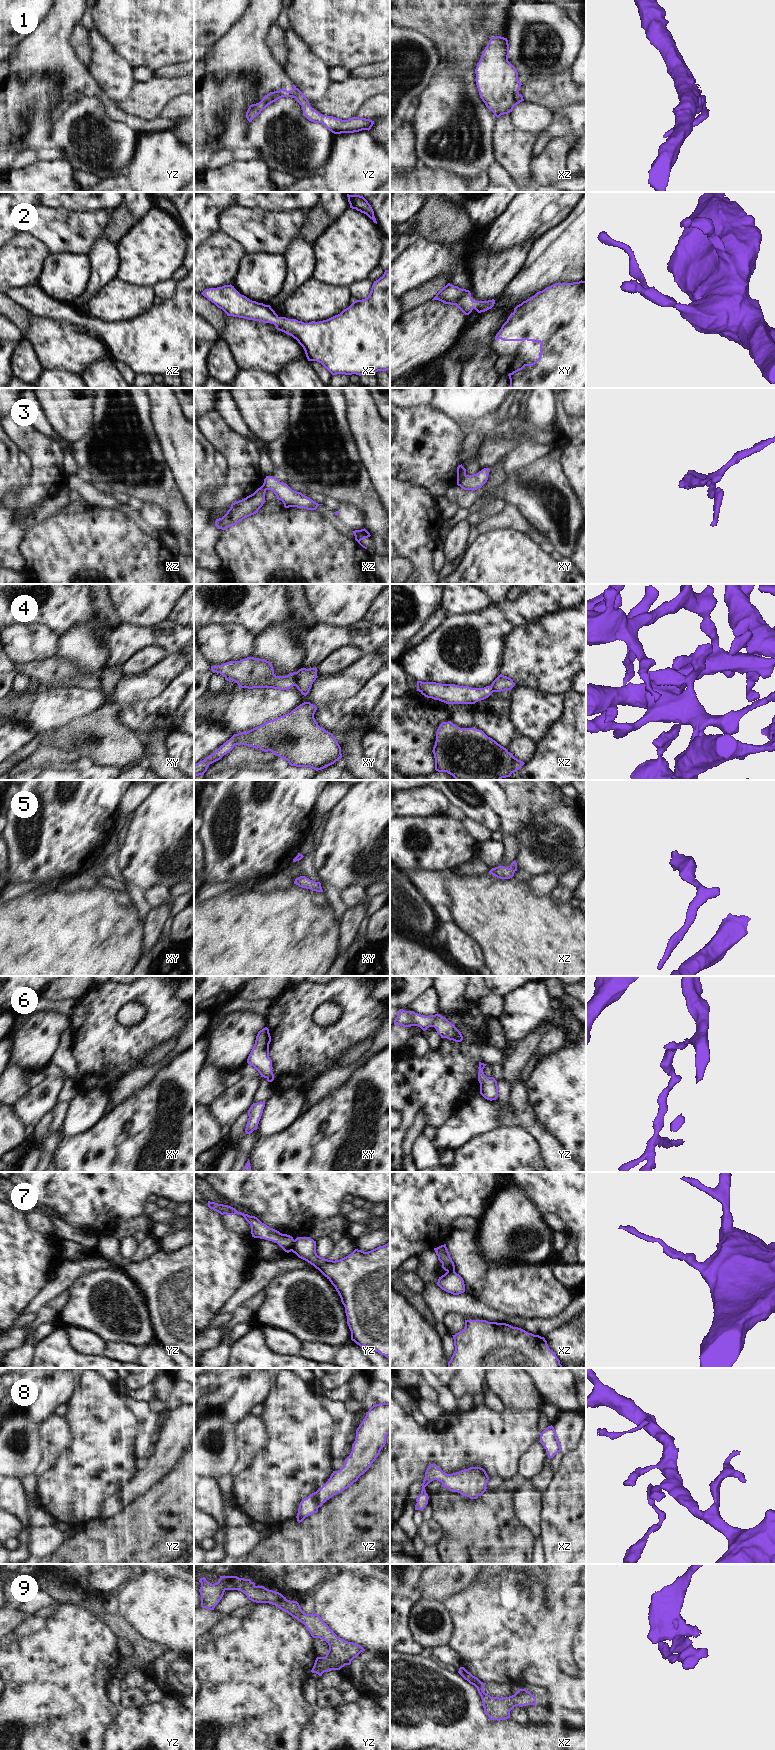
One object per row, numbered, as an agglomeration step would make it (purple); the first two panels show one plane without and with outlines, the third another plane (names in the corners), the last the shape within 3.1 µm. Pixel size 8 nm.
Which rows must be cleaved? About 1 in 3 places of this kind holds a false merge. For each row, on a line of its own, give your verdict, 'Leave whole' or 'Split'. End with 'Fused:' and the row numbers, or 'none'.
1: Split
2: Leave whole
3: Split
4: Split
5: Leave whole
6: Leave whole
7: Split
8: Leave whole
9: Leave whole
Fused: 1, 3, 4, 7

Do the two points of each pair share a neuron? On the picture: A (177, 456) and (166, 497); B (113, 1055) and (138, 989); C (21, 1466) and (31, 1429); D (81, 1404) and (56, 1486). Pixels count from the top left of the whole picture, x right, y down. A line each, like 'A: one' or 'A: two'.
A: two
B: one
C: one
D: one

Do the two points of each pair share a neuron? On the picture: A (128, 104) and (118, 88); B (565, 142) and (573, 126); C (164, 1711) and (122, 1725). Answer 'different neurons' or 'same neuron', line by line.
A: different neurons
B: different neurons
C: same neuron

